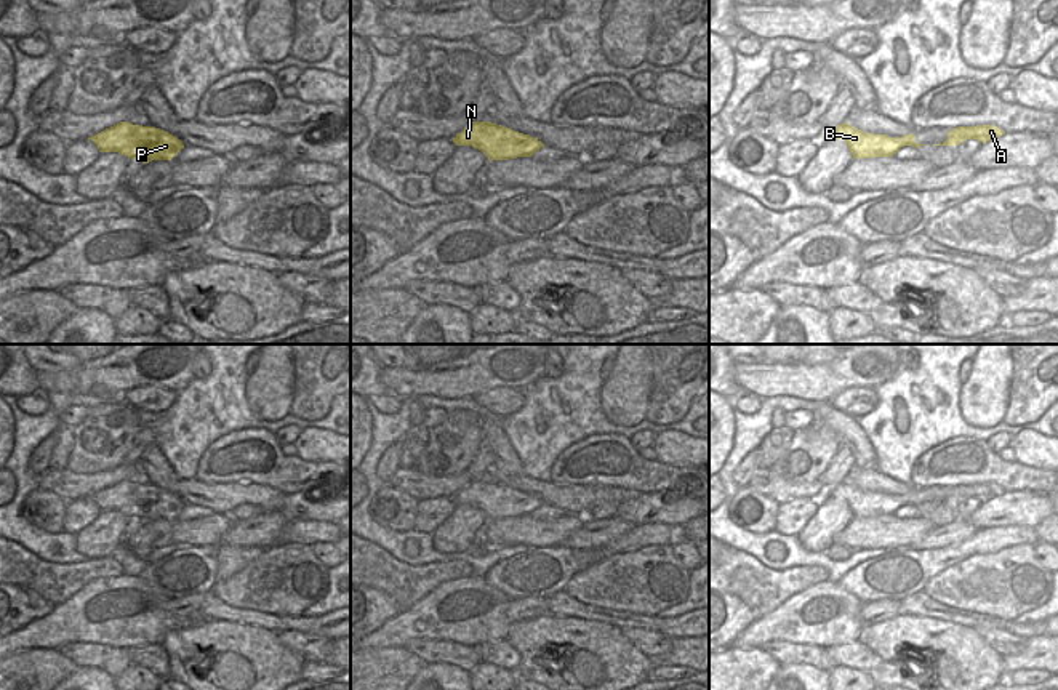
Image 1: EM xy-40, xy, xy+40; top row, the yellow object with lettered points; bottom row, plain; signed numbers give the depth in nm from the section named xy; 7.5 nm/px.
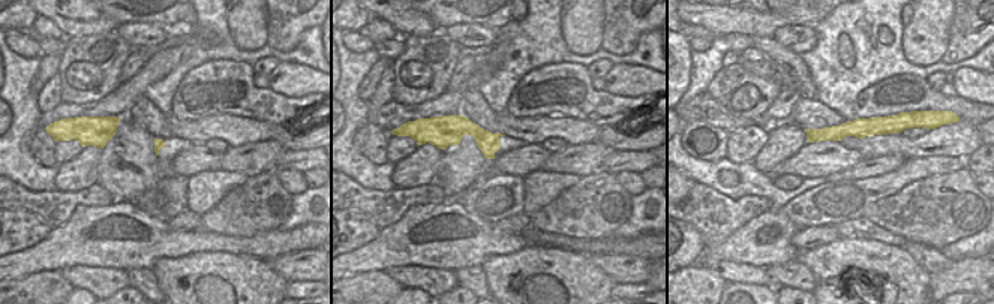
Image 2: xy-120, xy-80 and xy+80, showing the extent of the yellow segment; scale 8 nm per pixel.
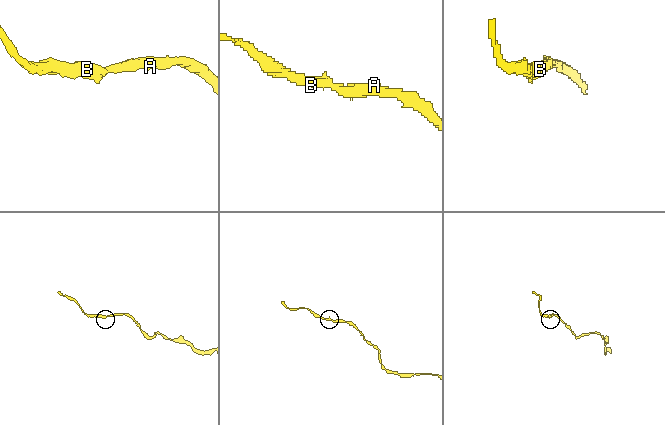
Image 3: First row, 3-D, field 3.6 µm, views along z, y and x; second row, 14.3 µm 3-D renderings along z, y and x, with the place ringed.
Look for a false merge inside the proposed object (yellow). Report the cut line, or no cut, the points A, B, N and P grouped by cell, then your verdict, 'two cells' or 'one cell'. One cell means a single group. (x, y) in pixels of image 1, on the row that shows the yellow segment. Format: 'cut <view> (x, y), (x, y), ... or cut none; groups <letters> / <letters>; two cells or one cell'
cut none; groups A B N P; one cell

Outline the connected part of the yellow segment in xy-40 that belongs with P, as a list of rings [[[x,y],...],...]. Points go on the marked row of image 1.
[[[120,122],[88,138],[99,152],[118,152],[128,158],[139,158],[142,163],[152,160],[170,160],[178,155],[184,144],[176,136],[155,126]]]

